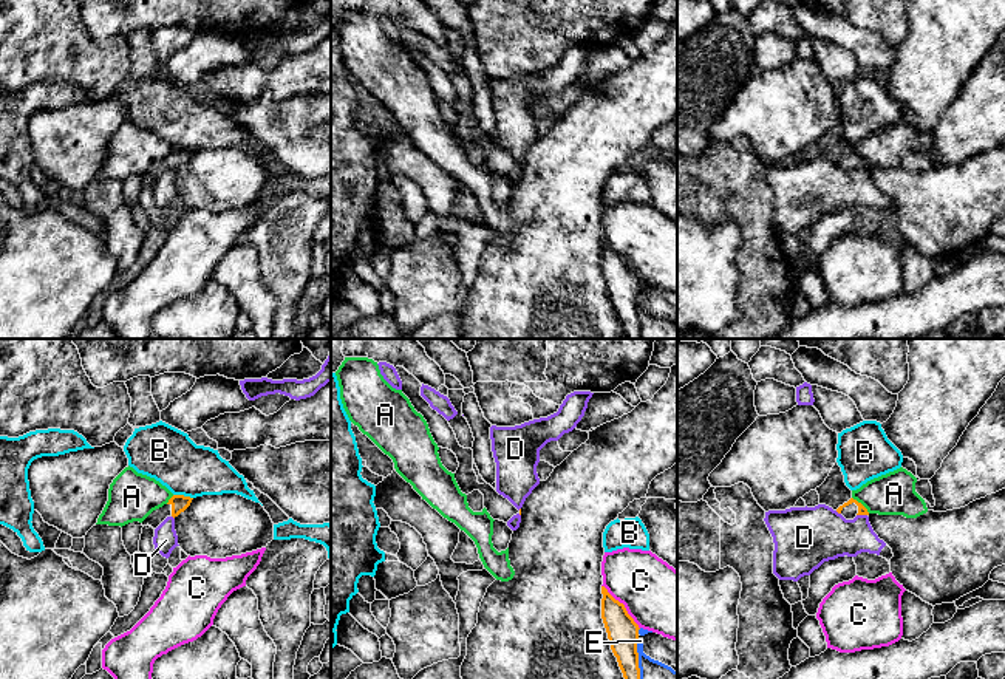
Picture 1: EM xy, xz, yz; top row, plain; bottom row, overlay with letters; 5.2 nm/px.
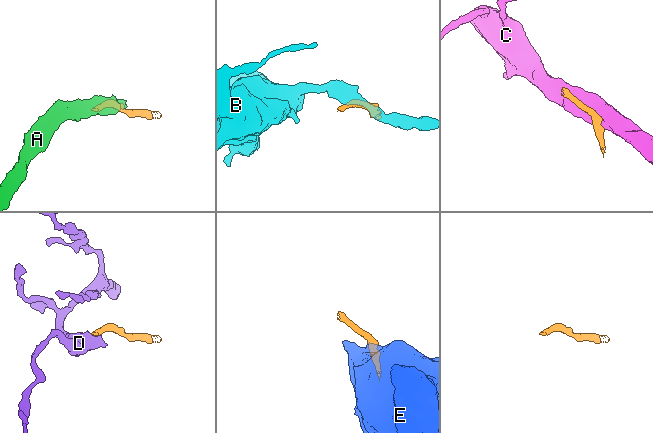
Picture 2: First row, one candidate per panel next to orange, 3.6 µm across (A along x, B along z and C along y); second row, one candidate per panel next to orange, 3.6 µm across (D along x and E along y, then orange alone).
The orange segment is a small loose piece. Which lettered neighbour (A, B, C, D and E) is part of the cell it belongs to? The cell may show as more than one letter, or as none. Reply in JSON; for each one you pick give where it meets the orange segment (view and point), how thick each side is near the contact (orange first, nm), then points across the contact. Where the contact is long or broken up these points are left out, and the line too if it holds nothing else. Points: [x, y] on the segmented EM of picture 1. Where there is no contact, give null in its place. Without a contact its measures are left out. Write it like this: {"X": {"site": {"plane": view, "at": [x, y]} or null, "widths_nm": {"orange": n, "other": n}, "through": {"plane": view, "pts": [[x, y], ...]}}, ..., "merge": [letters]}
{"merge": []}

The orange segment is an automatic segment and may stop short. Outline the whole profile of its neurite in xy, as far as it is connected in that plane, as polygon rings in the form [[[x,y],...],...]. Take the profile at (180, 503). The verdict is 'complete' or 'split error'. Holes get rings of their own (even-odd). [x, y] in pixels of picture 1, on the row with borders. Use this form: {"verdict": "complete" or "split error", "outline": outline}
{"verdict": "split error", "outline": [[[173,495],[167,504],[162,507],[153,510],[144,521],[142,526],[152,526],[156,529],[167,517],[178,517],[181,512],[184,512],[193,498],[184,496],[184,495]]]}

